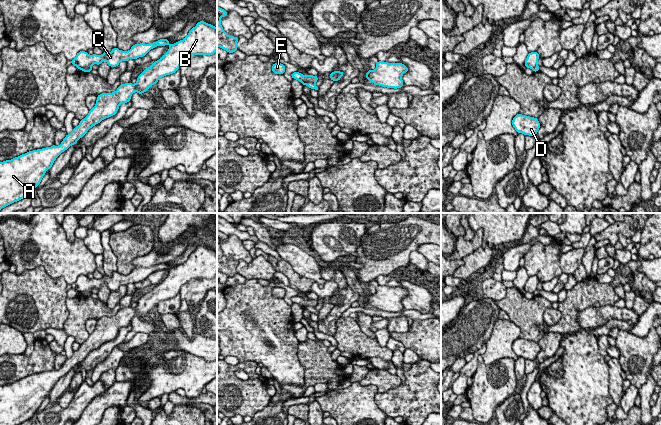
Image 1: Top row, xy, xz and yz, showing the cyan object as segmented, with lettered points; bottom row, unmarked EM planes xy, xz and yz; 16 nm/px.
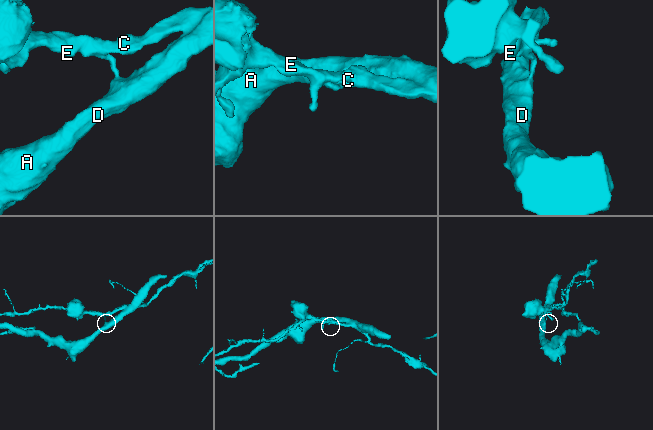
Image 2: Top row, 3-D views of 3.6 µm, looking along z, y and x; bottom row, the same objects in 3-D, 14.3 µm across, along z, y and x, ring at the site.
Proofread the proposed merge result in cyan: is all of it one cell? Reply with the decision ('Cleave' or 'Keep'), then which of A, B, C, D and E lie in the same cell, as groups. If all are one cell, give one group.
Cleave. Groups: A B D / C E

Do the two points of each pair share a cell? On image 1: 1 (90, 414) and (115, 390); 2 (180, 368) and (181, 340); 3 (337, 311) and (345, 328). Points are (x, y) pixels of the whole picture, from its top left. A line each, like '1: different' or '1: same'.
1: same
2: different
3: different

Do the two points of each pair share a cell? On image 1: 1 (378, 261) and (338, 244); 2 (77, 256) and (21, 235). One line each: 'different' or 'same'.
1: different
2: same

